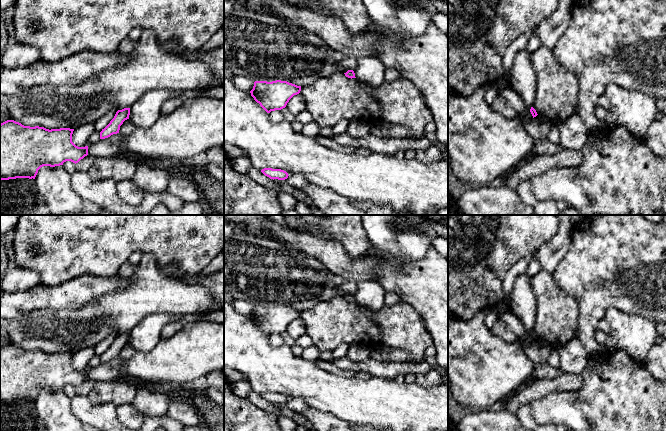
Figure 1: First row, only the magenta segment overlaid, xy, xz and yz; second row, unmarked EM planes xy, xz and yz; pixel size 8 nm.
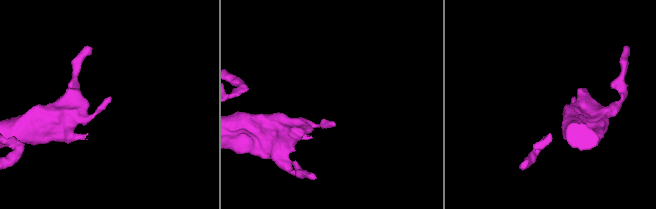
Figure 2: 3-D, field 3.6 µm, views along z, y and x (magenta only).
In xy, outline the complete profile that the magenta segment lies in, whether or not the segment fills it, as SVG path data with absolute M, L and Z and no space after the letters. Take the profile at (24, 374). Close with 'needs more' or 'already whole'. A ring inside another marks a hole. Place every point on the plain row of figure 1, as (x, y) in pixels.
M14 344L0 348L0 404L16 402L35 403L43 390L60 390L66 385L78 387L88 379L88 370L78 371L72 366L74 353L46 353L24 350Z; already whole

